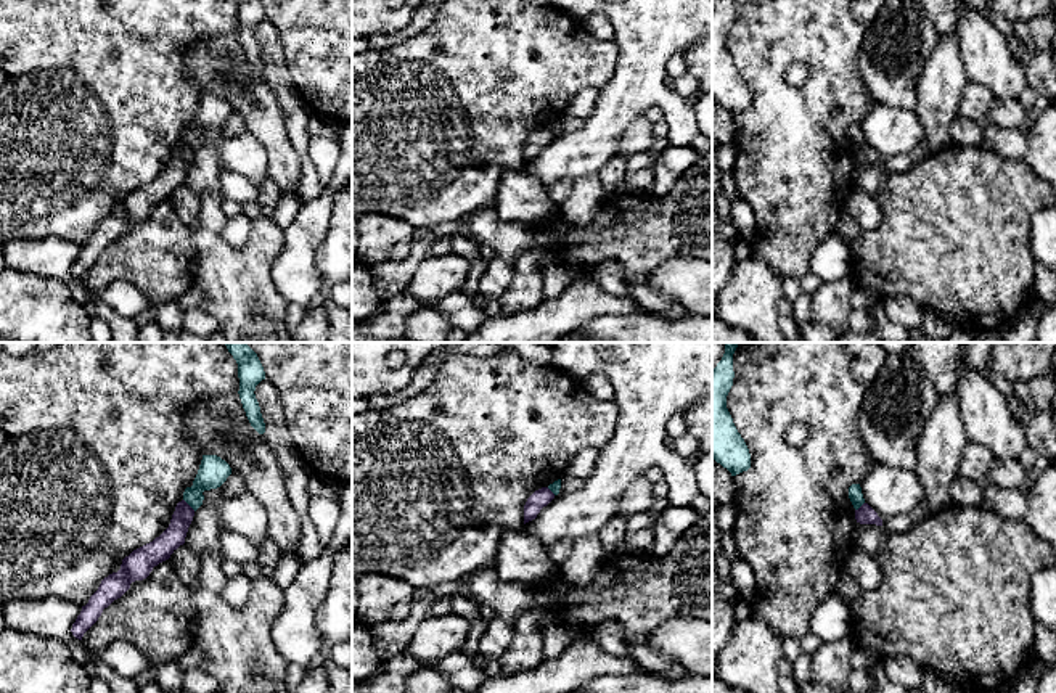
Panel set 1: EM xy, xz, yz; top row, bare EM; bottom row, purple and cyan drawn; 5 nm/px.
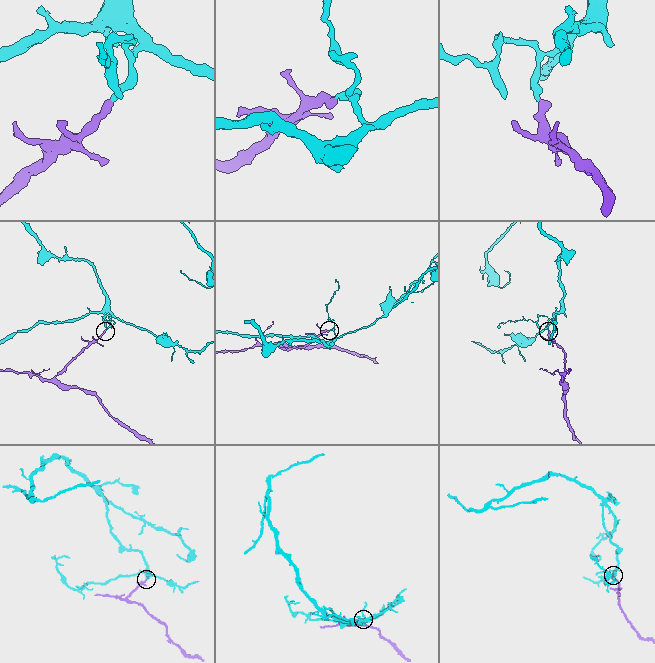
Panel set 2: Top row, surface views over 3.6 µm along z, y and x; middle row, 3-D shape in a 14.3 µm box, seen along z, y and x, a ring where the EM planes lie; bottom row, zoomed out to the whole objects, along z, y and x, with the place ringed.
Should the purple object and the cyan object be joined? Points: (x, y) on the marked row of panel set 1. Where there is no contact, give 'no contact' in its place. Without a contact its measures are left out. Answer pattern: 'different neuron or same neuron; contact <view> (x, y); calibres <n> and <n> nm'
different neuron; contact xy (188, 505); calibres 110 and 150 nm

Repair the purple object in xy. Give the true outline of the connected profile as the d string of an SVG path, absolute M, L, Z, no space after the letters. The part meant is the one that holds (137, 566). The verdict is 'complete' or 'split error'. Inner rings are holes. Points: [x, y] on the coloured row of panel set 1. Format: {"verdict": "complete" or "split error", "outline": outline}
{"verdict": "complete", "outline": "M178 502L169 527L153 542L133 550L122 560L117 572L104 577L98 590L82 606L80 614L72 624L72 635L82 640L84 634L98 621L103 609L114 600L121 598L135 580L149 576L154 566L170 558L170 555L185 543L188 527L193 521L194 510L185 502Z"}

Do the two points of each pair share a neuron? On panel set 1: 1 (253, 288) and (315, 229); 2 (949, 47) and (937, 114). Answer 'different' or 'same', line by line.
1: different
2: same

